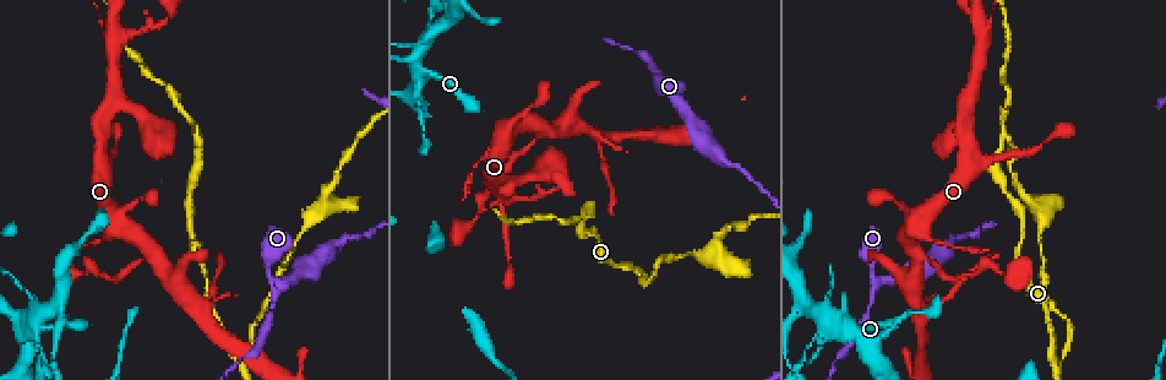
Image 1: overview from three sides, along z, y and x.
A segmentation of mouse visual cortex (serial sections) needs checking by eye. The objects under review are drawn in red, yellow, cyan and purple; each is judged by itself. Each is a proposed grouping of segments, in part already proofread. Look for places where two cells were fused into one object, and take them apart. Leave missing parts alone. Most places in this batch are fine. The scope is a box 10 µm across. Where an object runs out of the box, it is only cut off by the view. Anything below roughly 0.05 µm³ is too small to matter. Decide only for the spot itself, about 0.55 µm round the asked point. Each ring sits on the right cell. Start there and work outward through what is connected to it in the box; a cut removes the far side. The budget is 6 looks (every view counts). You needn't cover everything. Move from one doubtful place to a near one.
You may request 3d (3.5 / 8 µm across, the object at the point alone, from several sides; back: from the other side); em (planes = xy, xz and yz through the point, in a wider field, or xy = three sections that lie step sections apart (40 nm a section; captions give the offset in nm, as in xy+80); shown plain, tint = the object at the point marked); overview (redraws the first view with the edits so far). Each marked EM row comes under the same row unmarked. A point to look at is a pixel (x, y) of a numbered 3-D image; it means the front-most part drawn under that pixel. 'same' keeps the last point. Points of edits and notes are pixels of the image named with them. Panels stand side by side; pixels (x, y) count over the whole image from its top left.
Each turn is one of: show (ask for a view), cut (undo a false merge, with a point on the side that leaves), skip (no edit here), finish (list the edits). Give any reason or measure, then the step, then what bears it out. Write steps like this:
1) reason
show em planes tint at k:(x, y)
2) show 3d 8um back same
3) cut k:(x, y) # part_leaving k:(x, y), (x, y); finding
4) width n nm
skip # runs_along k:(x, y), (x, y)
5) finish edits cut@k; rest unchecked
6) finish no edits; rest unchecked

three arms meet
show 3d 3.5um at 1:(879, 284)

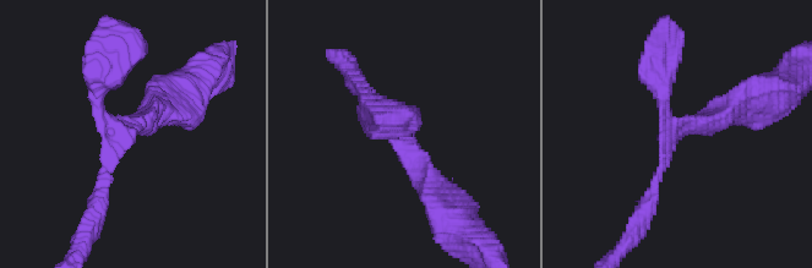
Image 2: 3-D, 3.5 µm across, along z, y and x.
shape alone is not enough
show em xy step 2 tint at 2:(118, 125)

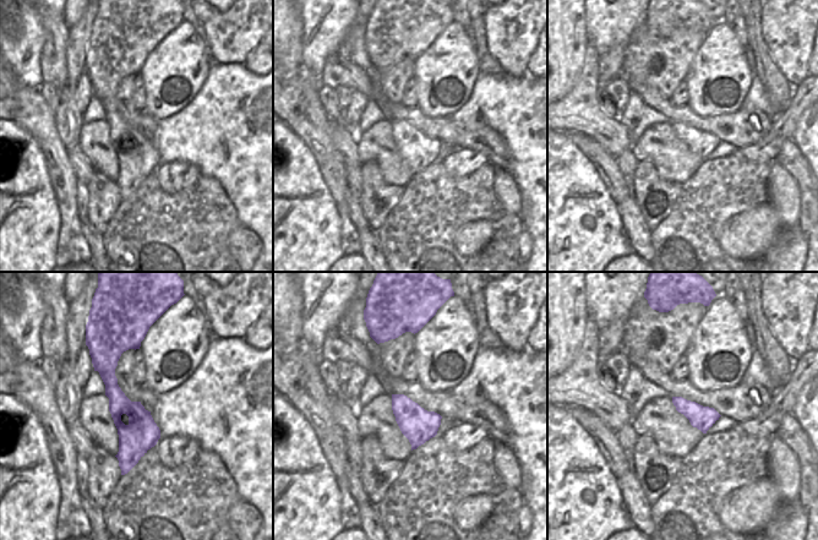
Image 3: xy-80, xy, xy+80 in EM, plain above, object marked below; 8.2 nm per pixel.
skip # runs_along 2:(380, 119), (407, 138), (432, 185); all the same cell

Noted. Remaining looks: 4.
side arm on a straight run
show 3d 3.5um at 1:(208, 311)

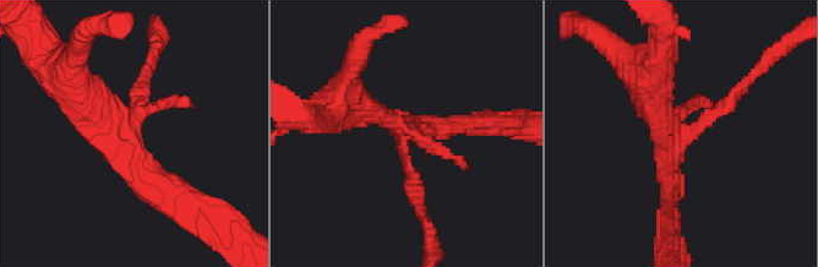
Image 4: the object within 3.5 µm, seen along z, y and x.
need the tissue
show em xy step 2 tint at 4:(675, 131)

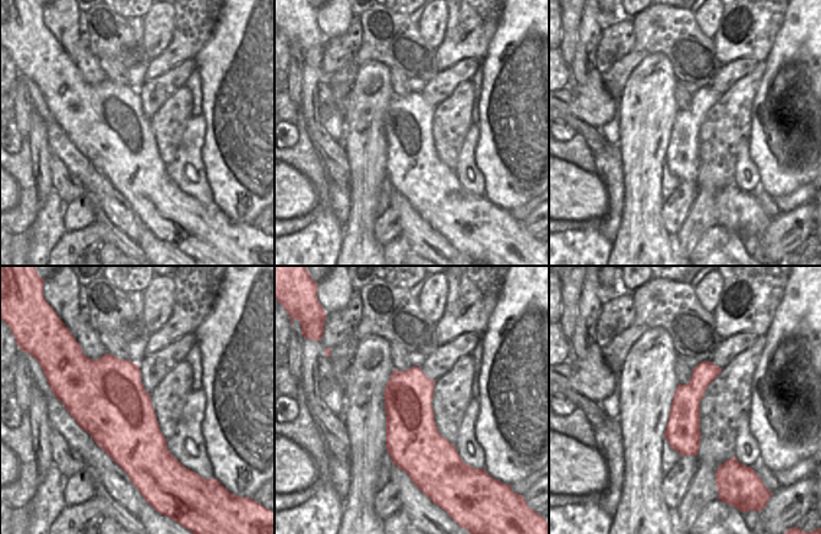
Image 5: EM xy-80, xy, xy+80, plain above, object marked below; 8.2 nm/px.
skip # one cell here

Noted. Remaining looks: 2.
thin neck
show 3d 8um at 1:(630, 269)

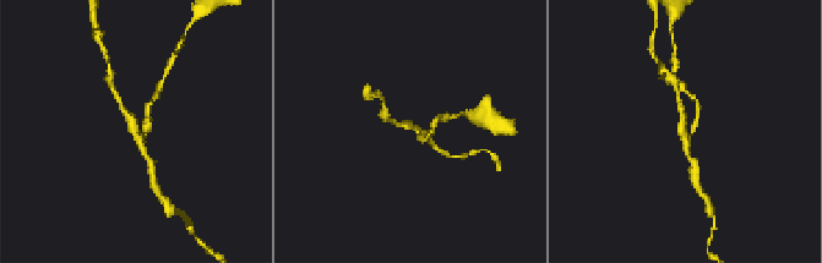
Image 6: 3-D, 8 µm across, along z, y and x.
closer look
show 3d 3.5um same

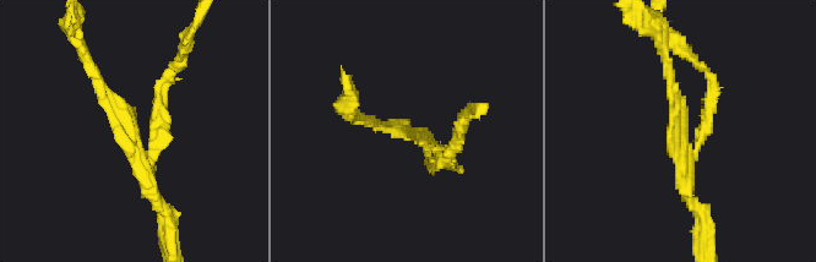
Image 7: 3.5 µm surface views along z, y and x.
cut 7:(705, 109) # part_leaving 7:(692, 152), (712, 77), (686, 52); a second cell is stuck on

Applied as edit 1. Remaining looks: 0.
finish edits cut@7; rest unchecked

